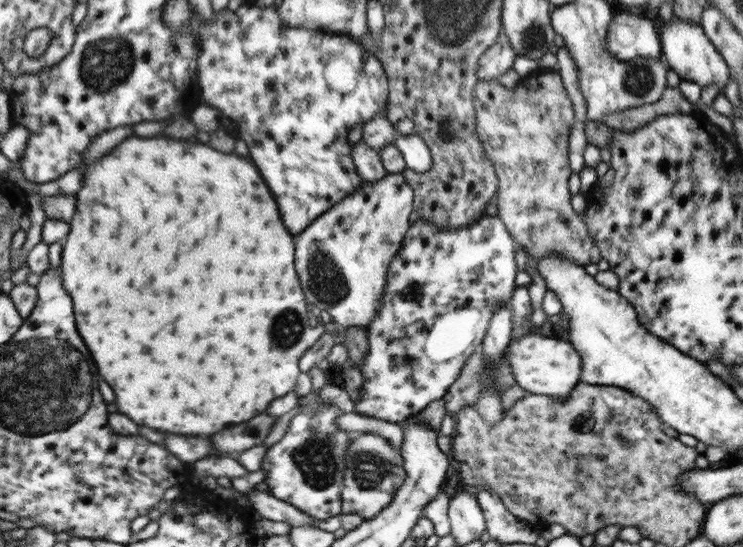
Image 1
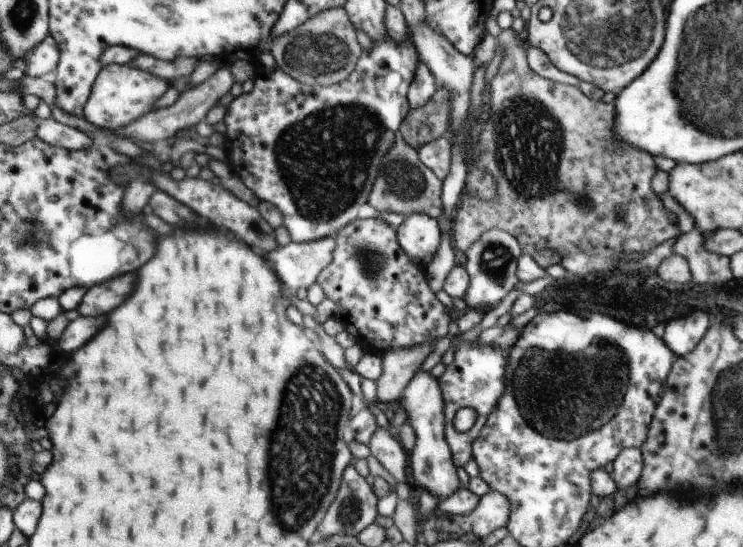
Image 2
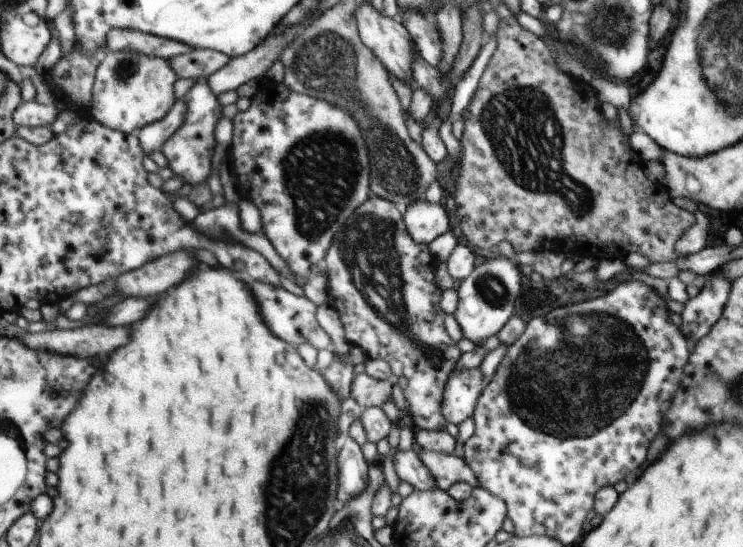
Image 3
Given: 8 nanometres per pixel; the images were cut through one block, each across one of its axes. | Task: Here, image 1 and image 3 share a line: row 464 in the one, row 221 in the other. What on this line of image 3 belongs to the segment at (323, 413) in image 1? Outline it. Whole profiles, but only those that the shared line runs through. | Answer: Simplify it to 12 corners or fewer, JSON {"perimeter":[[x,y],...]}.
{"perimeter":[[260,83],[232,121],[238,194],[308,282],[370,196],[346,109]]}

